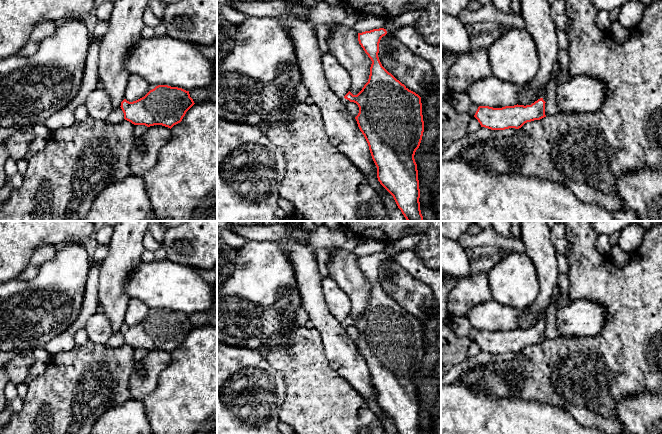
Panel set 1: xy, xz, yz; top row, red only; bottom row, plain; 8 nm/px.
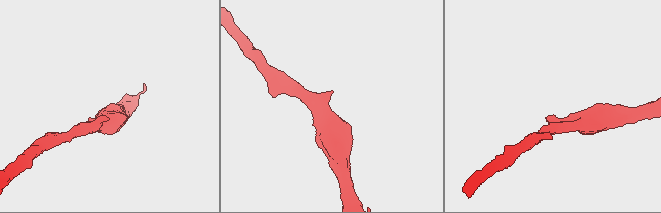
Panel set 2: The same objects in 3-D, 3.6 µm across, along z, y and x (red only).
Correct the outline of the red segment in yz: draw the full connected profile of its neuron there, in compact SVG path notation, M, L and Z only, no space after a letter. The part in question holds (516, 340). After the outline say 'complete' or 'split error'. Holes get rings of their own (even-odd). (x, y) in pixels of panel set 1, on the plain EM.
M545 314L541 322L531 329L524 330L517 328L502 332L479 330L474 341L478 344L481 351L491 354L519 353L527 346L546 341L546 324L547 315Z; split error

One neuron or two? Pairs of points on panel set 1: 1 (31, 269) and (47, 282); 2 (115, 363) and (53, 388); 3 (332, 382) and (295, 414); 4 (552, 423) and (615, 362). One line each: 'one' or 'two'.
1: two
2: one
3: one
4: two

